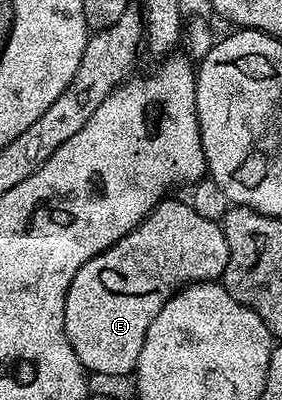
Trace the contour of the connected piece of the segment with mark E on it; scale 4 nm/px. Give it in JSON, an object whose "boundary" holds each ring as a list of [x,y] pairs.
{"boundary":[[[173,197],[162,198],[157,207],[135,229],[127,232],[127,236],[120,238],[111,248],[99,252],[99,256],[87,260],[87,264],[83,264],[83,268],[79,268],[79,272],[75,272],[75,280],[71,280],[71,288],[67,288],[65,311],[63,312],[67,340],[71,344],[75,356],[79,356],[79,360],[85,365],[86,371],[90,375],[106,374],[109,378],[117,378],[120,374],[132,375],[137,369],[139,352],[143,352],[143,340],[147,340],[147,328],[151,328],[151,320],[155,320],[155,316],[159,316],[163,304],[167,304],[167,300],[173,297],[178,290],[184,290],[185,287],[191,286],[195,282],[215,282],[224,275],[227,268],[227,240],[224,232],[221,231],[221,223],[207,220],[207,216],[199,216],[199,212],[188,201],[180,202],[179,199]]]}

